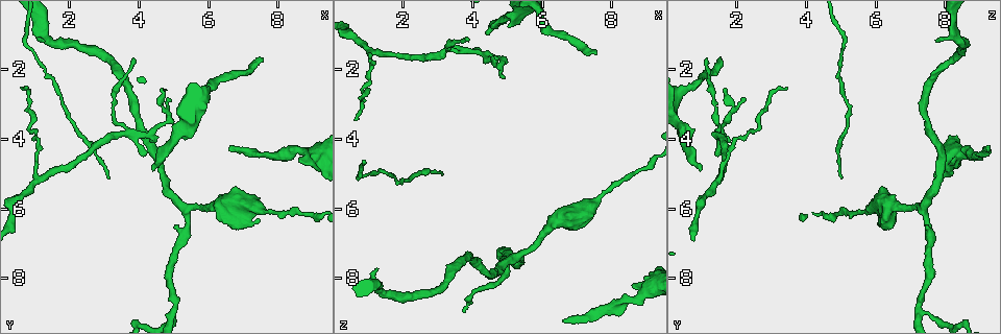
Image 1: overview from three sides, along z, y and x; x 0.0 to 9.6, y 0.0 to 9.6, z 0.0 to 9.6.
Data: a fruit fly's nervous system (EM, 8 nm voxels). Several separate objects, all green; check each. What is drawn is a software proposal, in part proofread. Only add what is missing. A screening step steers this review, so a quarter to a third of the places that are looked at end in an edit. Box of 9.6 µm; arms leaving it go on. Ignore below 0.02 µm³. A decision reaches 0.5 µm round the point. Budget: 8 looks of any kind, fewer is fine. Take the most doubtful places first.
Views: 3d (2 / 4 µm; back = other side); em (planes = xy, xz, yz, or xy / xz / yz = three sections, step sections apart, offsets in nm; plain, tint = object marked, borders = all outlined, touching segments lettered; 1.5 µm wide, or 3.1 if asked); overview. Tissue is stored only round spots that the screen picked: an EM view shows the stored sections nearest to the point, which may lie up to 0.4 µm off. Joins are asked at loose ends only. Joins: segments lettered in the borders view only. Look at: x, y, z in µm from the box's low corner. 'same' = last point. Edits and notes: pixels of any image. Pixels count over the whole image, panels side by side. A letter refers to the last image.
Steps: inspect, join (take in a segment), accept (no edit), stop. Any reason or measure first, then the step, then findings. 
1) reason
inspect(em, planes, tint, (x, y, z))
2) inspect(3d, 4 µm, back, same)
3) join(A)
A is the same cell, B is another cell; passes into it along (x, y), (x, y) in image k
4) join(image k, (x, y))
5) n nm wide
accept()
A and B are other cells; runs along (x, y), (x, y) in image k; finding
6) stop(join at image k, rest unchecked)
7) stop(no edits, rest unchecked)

free end
inspect(em, planes, borders, (4.40, 4.90, 1.00))

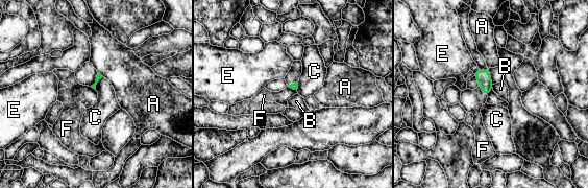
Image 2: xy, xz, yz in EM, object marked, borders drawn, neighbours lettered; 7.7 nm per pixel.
accept()
A, B, C, E and F are other cells; border along (492, 88), (487, 95) in image 2; no lettered segment goes on from it

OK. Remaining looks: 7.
end of a long branch
inspect(3d, 2 µm, (7.55, 1.75, 1.55))

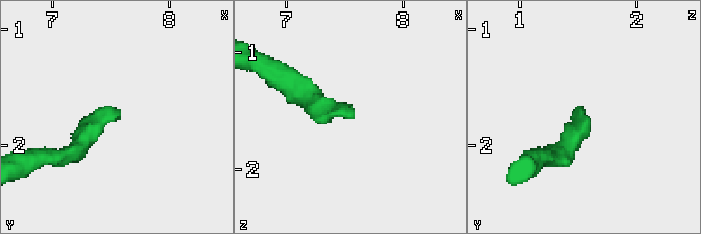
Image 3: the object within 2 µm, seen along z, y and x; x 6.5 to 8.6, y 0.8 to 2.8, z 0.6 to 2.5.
need the tissue
inspect(em, xz, step 8, borders, (7.58, 1.72, 1.56))

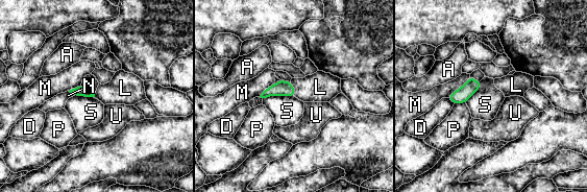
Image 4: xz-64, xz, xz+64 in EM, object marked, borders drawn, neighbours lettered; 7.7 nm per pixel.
another direction
inspect(em, planes, borders, same)

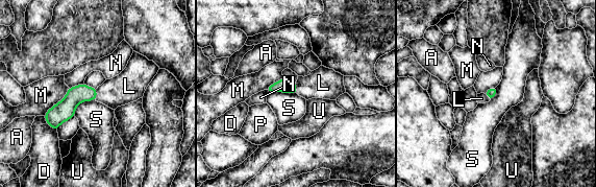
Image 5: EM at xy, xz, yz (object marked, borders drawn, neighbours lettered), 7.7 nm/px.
join(L)
L is the same cell, A, D, M, N, P, S and U are other cells; passes into it along (67, 107), (96, 94), (127, 87) in image 5; the neuron continues

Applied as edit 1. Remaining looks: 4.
redraw
inspect(overview)

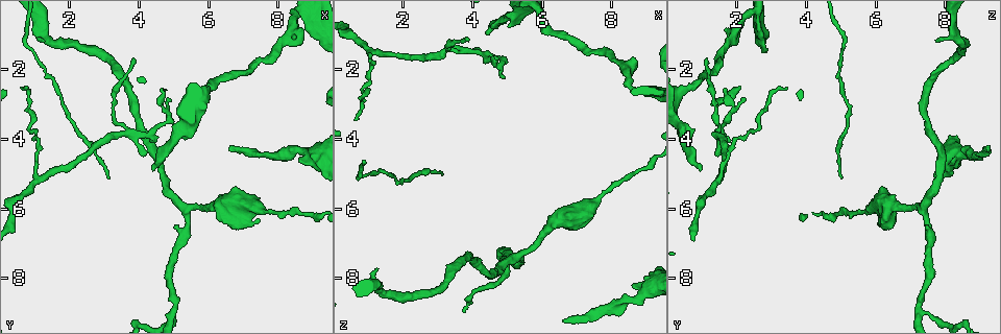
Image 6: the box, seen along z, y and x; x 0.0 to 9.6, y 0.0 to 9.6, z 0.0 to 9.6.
free end
inspect(em, xy, step 8, plain, (7.15, 6.55, 6.15))

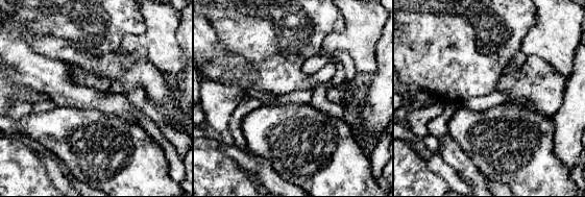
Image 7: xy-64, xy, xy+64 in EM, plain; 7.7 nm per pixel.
inspect(em, xy, step 8, borders, same)

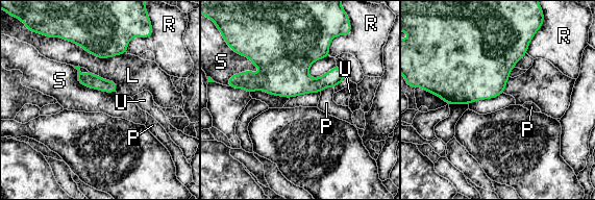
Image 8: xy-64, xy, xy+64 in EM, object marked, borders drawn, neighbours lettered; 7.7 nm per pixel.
accept()
L, P, R, S and U are other cells; border along (72, 66), (80, 83), (116, 93) in image 8; no lettered segment goes on from it

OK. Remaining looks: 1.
stop(join at image 5, rest unchecked)

